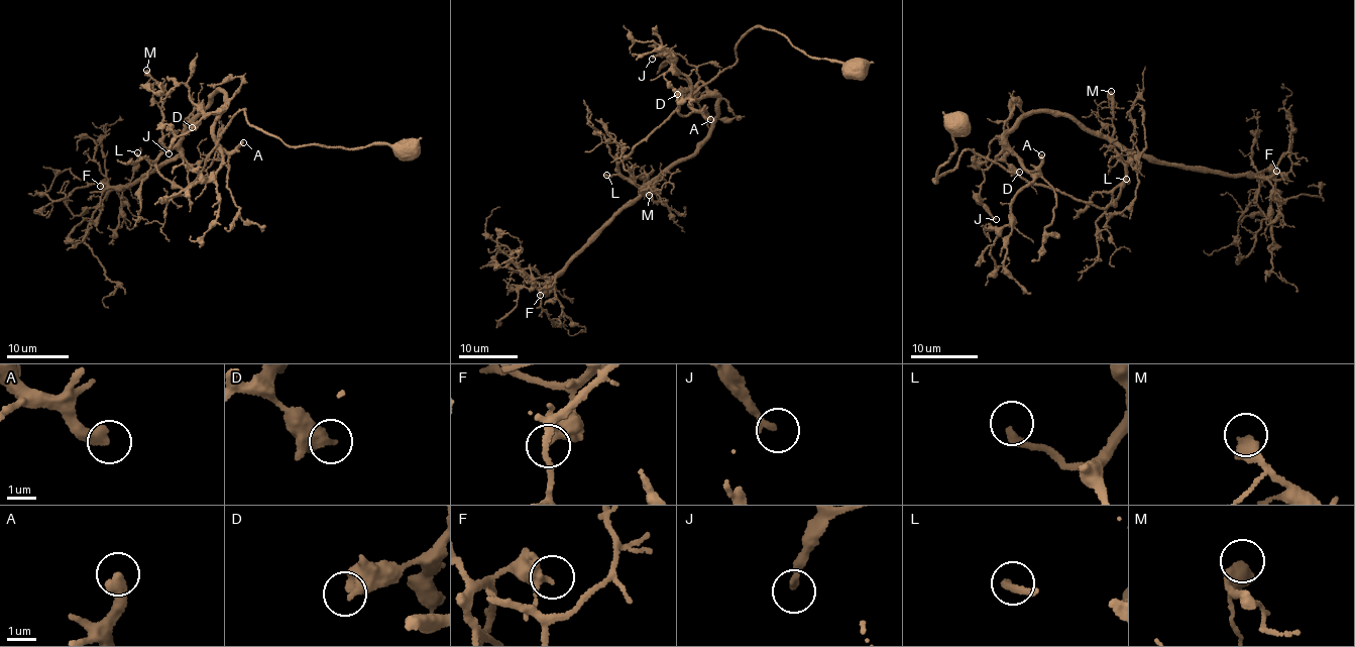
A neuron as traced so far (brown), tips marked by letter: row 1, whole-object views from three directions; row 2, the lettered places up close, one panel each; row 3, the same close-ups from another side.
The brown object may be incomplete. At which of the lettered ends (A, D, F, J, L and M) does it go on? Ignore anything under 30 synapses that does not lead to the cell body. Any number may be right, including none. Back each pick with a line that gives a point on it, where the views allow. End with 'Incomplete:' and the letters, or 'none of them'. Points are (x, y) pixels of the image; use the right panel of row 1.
A: Place: (1041, 154)
Incomplete: A

